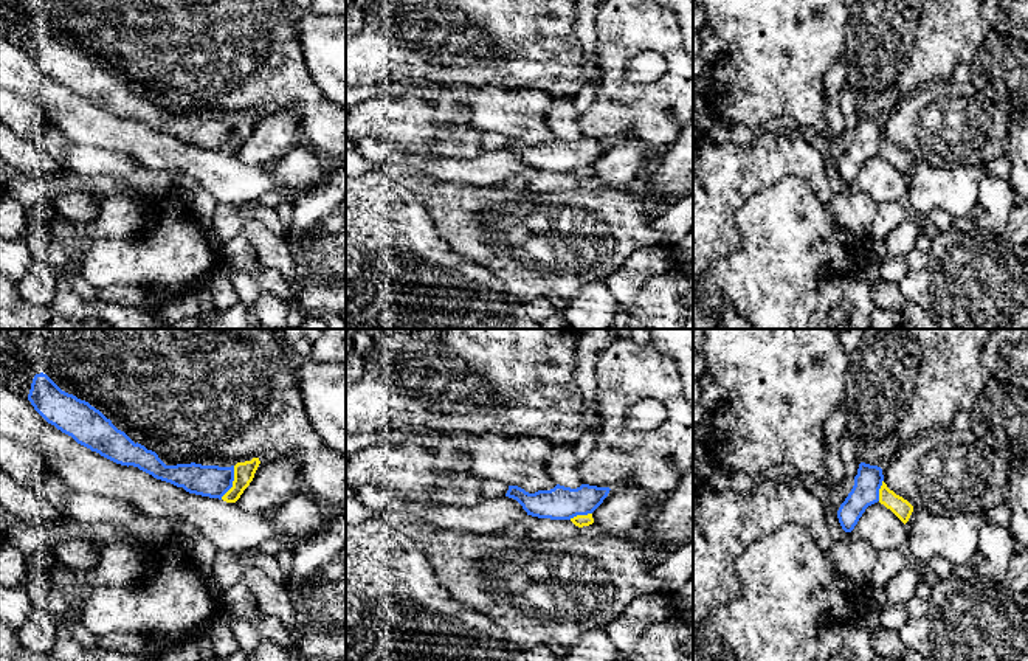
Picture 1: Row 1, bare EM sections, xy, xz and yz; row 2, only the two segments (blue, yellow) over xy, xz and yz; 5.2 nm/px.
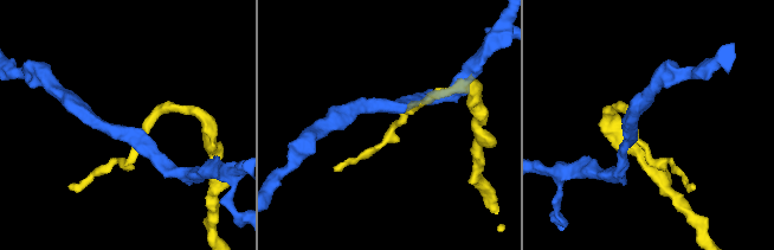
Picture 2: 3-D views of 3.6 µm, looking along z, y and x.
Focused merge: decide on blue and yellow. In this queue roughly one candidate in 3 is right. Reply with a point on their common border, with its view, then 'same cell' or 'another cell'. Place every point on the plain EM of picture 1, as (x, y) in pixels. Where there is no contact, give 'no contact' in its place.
xy (231, 135) | another cell

